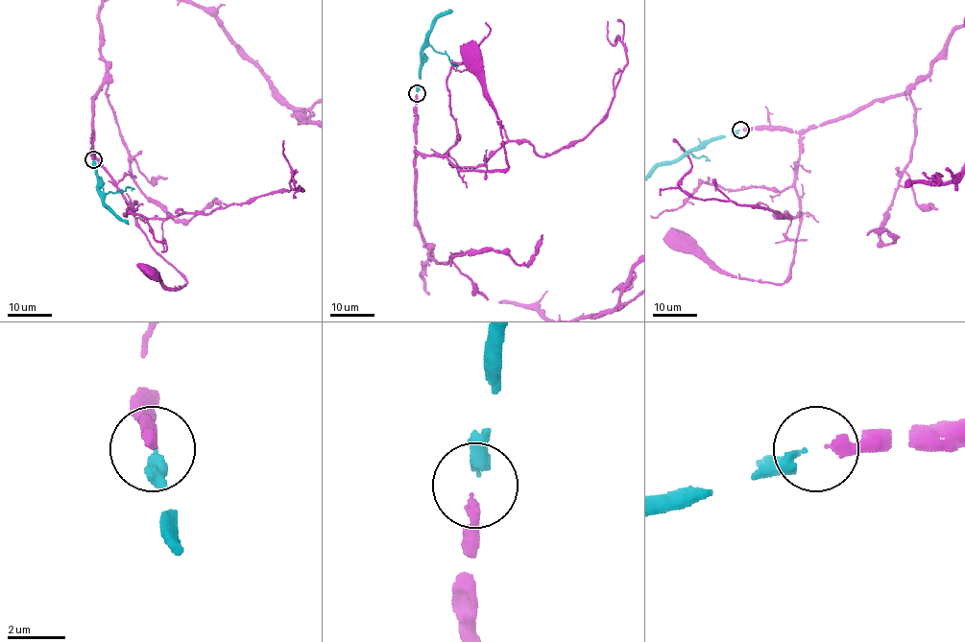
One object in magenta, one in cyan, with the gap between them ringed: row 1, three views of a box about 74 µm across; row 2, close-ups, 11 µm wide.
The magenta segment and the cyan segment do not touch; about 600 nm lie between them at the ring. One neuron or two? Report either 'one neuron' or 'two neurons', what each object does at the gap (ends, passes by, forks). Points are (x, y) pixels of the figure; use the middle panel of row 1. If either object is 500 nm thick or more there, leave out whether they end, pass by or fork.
one neuron | magenta ends | cyan ends

